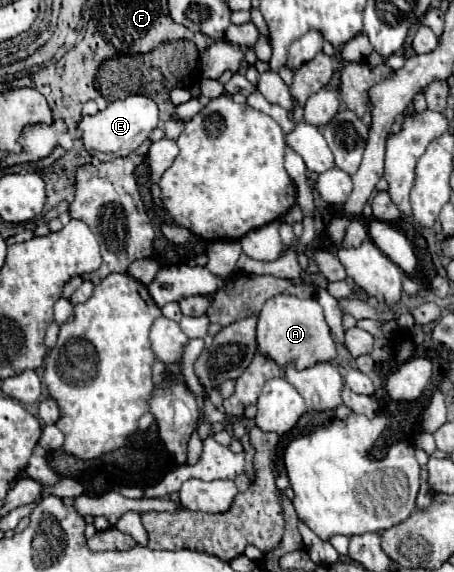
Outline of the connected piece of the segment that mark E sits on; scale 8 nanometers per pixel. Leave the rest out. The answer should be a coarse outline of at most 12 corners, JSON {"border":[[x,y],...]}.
{"border":[[149,96],[79,122],[89,154],[137,150],[159,126]]}

